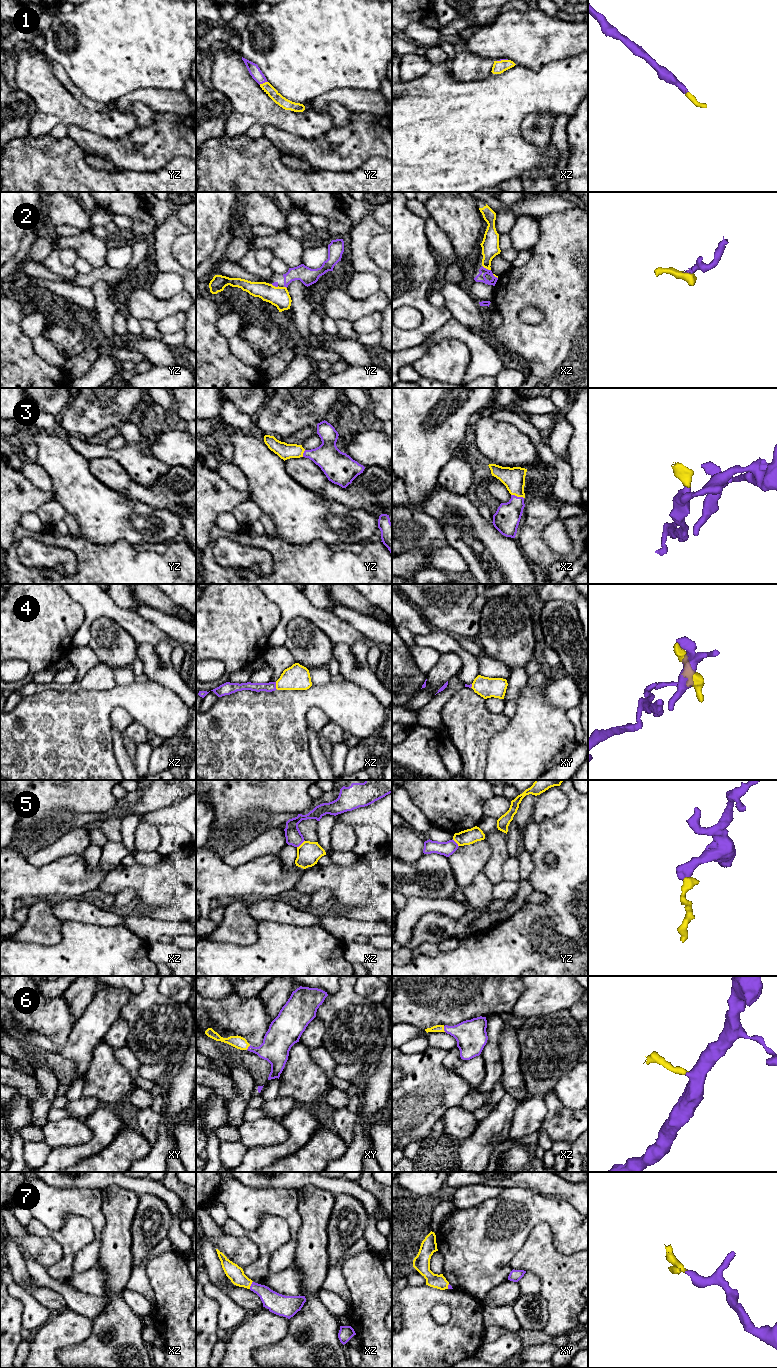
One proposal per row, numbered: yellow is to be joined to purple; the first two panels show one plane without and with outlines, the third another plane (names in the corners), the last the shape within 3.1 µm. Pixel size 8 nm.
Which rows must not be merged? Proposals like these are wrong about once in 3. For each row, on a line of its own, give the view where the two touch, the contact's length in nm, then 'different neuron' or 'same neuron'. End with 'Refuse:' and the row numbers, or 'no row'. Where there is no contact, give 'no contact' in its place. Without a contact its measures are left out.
1: yz | 80 nm | same neuron
2: xz | 80 nm | different neuron
3: xz | 110 nm | same neuron
4: xz | 70 nm | same neuron
5: xz | 90 nm | different neuron
6: xz | 50 nm | same neuron
7: xz | 70 nm | same neuron
Refuse: 2, 5

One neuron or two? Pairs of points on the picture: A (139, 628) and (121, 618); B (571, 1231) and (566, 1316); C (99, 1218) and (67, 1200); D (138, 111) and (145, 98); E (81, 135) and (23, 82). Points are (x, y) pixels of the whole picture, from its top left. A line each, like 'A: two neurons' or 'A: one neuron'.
A: one neuron
B: two neurons
C: one neuron
D: two neurons
E: two neurons

